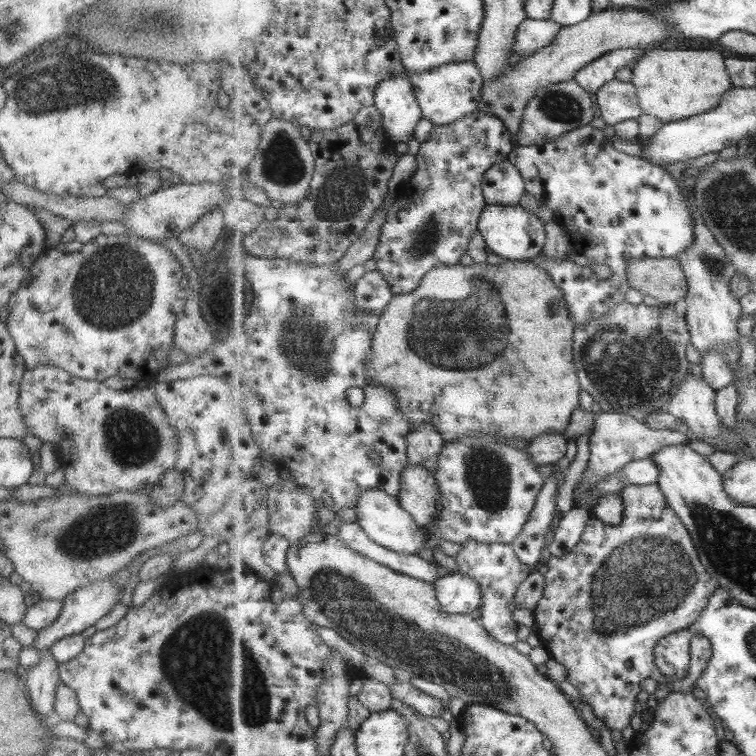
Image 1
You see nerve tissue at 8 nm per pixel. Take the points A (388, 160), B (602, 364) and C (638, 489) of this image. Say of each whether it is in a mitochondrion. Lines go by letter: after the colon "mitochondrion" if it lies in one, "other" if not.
A: other
B: mitochondrion
C: other

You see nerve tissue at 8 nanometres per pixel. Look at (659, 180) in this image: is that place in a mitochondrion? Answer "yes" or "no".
no

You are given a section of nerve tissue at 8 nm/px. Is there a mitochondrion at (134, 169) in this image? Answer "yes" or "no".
no

